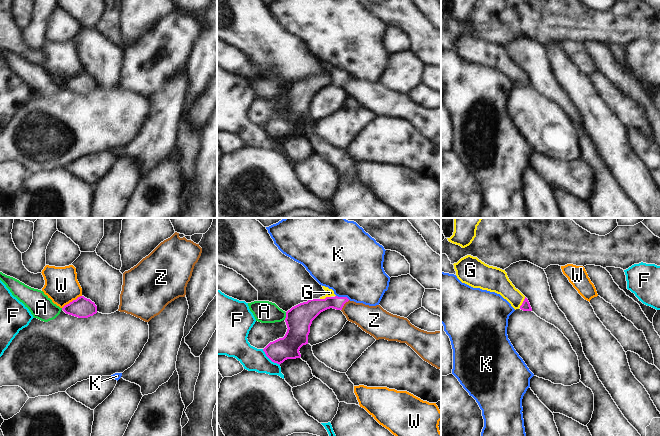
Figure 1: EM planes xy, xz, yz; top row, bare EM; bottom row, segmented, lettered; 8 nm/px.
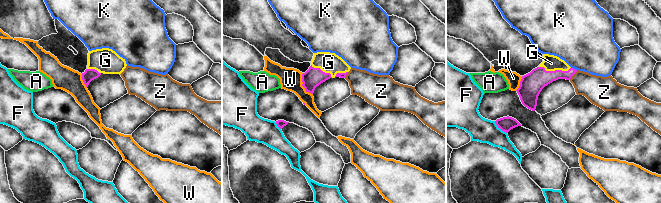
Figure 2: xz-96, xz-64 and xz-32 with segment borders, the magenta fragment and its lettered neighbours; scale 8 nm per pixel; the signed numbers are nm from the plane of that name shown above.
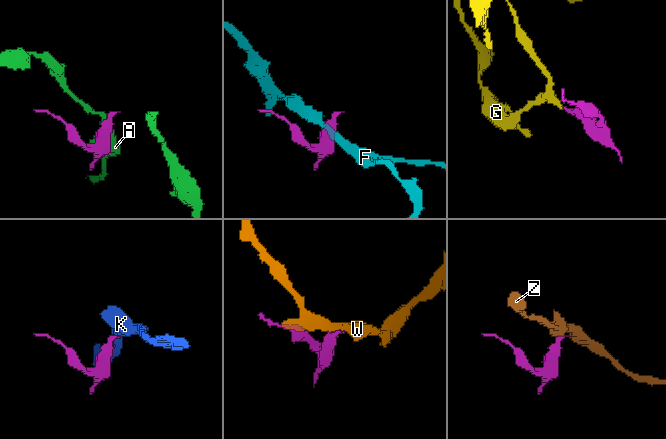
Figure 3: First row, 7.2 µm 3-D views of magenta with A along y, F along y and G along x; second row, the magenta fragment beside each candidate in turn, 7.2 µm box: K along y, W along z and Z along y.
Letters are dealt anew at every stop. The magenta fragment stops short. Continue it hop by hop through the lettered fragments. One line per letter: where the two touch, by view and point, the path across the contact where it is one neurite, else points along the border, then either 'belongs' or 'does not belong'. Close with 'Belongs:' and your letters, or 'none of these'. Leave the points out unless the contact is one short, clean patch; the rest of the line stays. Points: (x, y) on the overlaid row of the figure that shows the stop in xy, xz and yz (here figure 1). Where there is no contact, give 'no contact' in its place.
A: xz (286, 316) | does not belong
F: xz (270, 359) | along xz (262, 349), (272, 361), (279, 365) | does not belong
G: xz (325, 298) | across xz (300, 316), (317, 306), (325, 298), (329, 292) | belongs
K: xz (343, 297) | along xz (336, 295), (349, 299) | does not belong
W: xy (72, 301) | along xy (81, 295), (62, 308) | does not belong
Z: xz (343, 305) | along xz (349, 300), (341, 310) | does not belong
Belongs: G

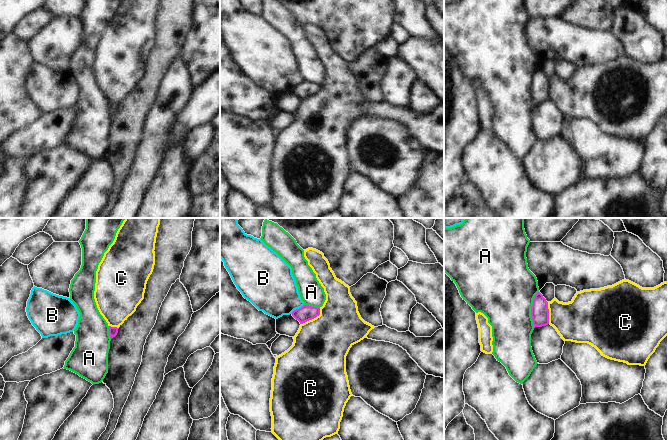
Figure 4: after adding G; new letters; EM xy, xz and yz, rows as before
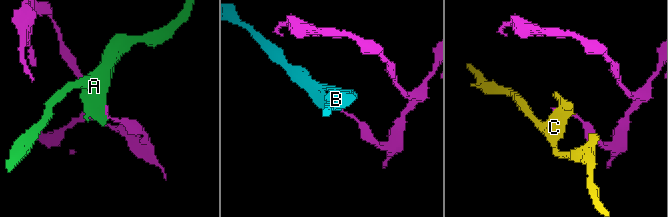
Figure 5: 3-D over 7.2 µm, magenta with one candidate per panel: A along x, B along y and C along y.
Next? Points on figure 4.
A: yz (531, 309) | does not belong
B: xz (297, 309) | does not belong
C: xz (313, 318) | along xz (320, 308), (318, 315), (301, 324) | does not belong
Belongs: none of these

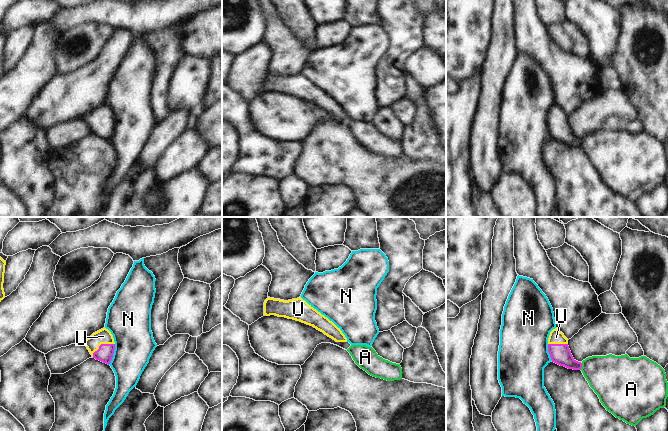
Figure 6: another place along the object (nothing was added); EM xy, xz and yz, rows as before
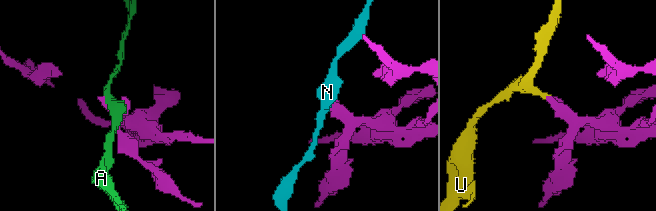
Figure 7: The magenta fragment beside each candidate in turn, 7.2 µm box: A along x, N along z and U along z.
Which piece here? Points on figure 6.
A: yz (581, 366) | does not belong
N: xy (113, 353) | does not belong
U: xy (101, 344) | across xy (105, 352), (101, 344), (103, 336) | belongs
Belongs: U

